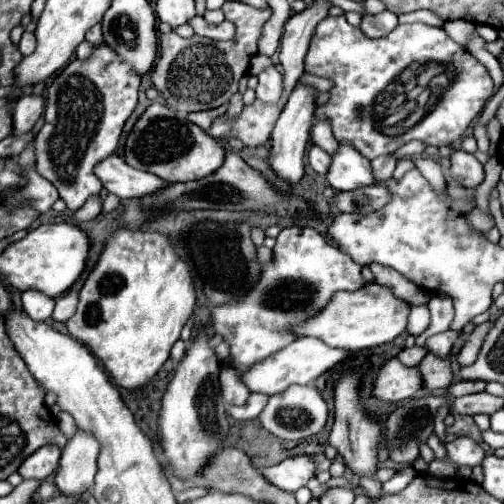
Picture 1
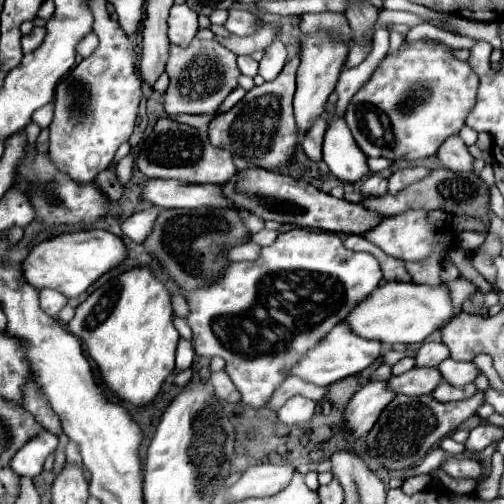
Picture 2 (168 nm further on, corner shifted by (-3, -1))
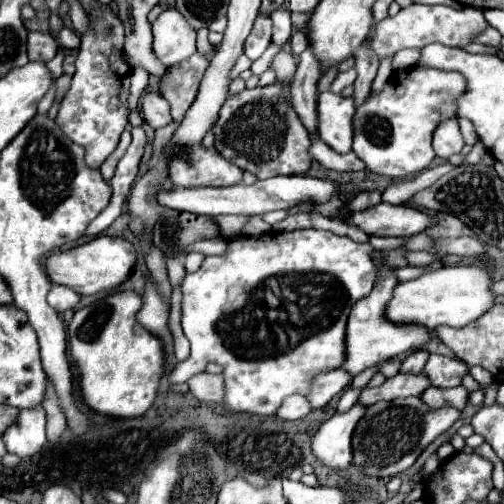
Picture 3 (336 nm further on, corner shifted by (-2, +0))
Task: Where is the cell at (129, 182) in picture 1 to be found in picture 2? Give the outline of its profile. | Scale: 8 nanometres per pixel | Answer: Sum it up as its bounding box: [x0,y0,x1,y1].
[142,180,234,208]

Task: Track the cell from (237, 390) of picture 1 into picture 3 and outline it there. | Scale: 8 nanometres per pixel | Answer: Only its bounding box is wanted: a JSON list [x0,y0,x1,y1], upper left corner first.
[189,373,223,403]

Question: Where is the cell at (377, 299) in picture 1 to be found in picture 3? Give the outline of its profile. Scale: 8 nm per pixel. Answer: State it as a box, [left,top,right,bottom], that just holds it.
[387,265,495,329]

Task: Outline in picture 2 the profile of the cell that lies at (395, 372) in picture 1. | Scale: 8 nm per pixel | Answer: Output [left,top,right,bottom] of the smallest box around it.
[344,380,396,436]

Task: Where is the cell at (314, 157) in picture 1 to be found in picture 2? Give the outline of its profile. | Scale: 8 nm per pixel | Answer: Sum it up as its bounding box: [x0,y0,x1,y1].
[300,118,326,162]

